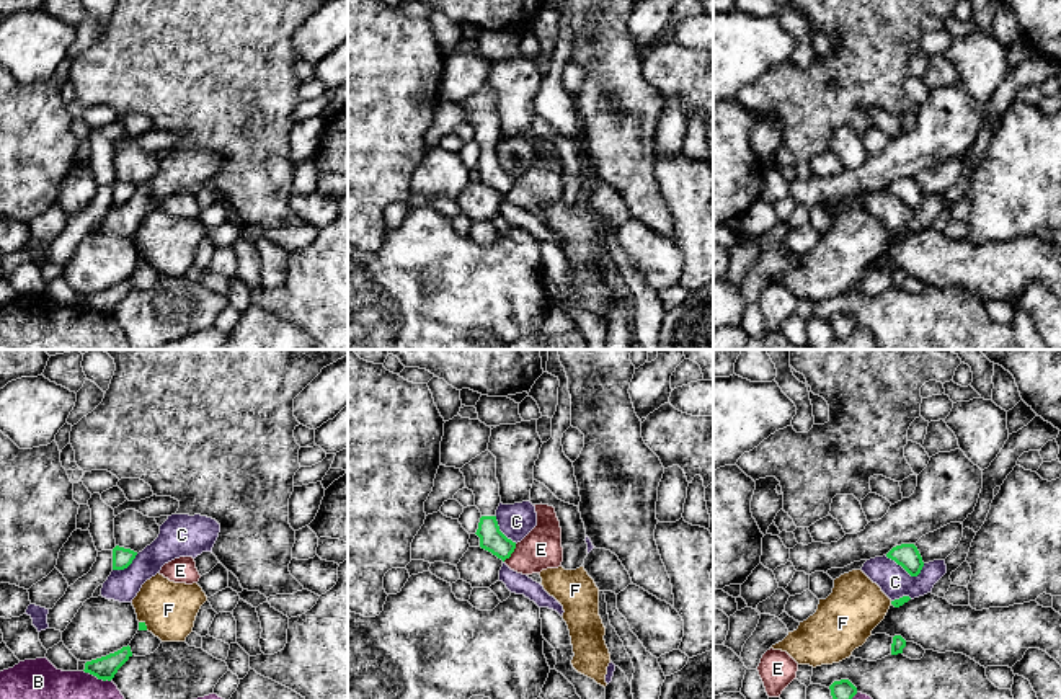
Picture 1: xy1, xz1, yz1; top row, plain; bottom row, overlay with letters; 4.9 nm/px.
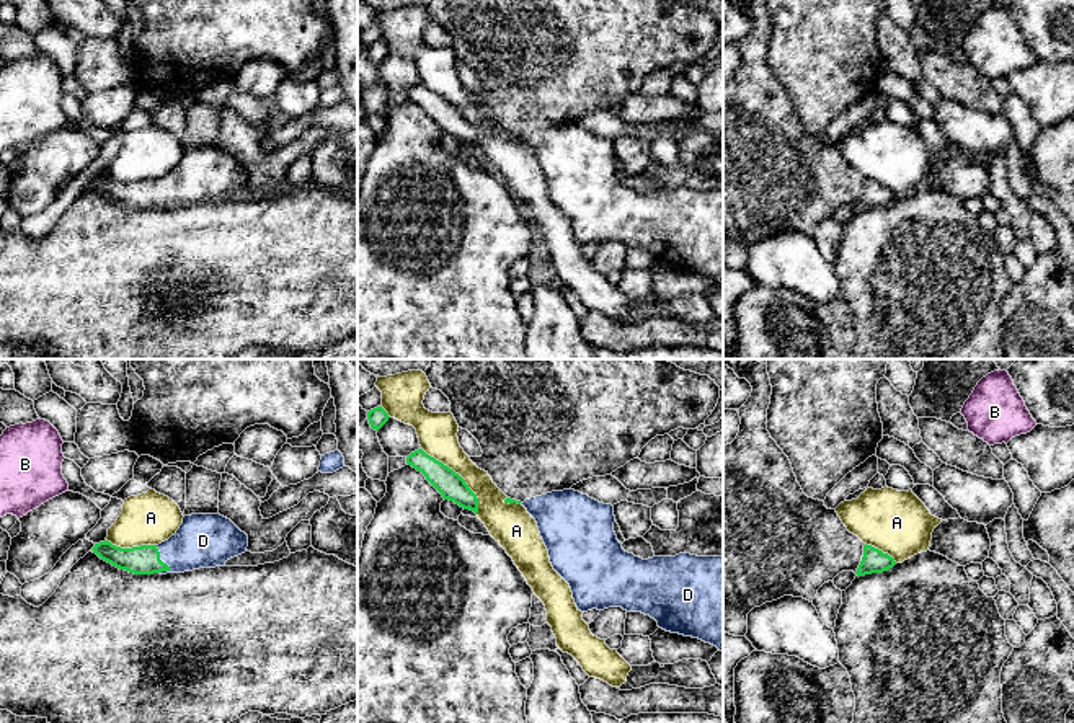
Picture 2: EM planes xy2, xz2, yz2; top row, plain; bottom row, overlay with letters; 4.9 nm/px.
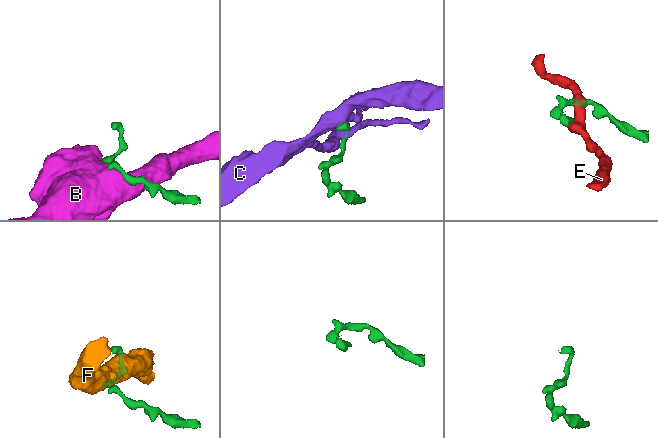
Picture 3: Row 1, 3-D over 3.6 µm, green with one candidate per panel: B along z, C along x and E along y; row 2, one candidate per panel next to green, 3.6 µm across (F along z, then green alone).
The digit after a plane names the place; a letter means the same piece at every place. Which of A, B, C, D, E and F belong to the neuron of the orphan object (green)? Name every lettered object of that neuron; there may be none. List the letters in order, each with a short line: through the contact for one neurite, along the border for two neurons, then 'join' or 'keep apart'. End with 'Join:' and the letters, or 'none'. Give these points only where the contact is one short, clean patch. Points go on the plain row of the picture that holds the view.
A: keep apart
B: keep apart
C: line yz1 (885, 190), (911, 209), (916, 209), (924, 200); keep apart
D: line xy2 (141, 195), (159, 193), (177, 190), (203, 175); join
E: line xz1 (516, 178), (514, 185), (503, 195); keep apart
F: line xy1 (139, 255), (147, 263); keep apart
Join: D

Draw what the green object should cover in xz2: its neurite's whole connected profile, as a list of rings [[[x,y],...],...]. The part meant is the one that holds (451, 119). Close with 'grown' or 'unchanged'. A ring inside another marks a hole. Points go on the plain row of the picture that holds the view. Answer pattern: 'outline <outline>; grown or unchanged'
outline [[[423,83],[411,86],[406,91],[406,98],[421,106],[444,134],[454,135],[460,142],[470,144],[475,149],[478,147],[477,129],[452,103],[428,90]]]; unchanged

